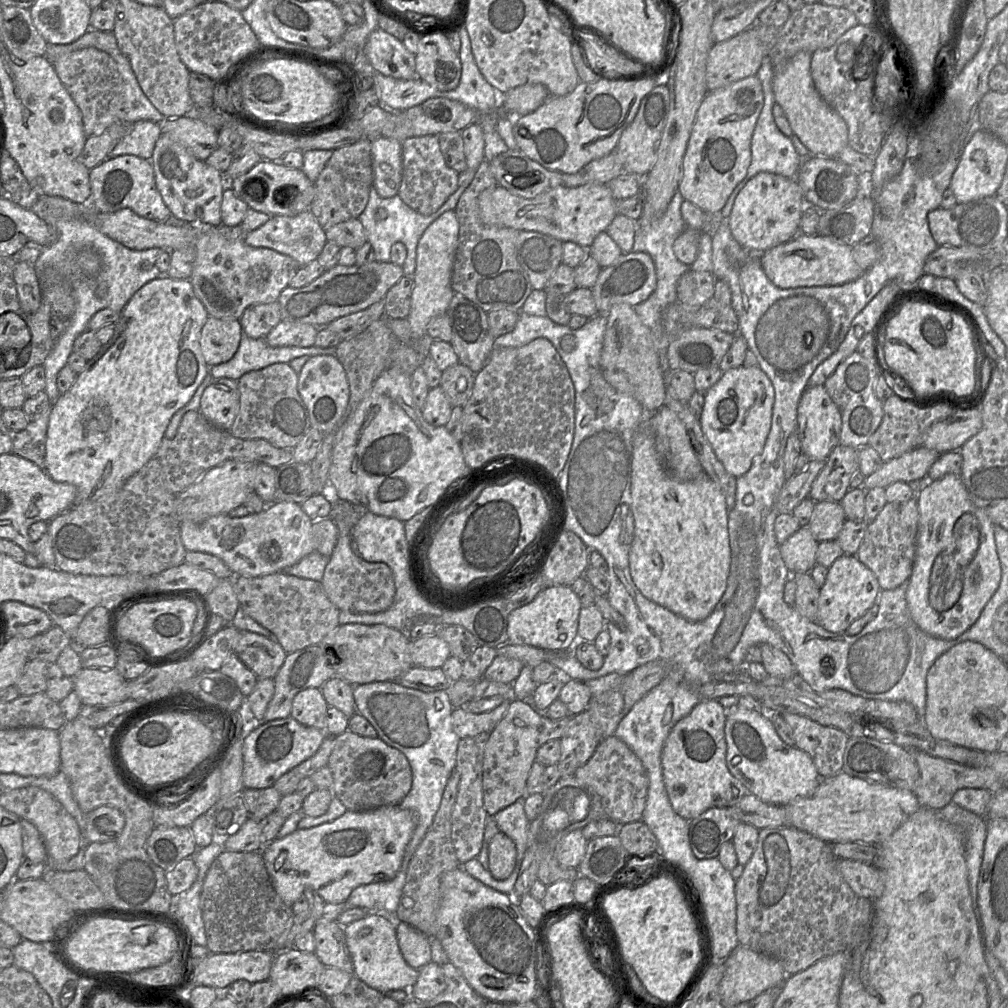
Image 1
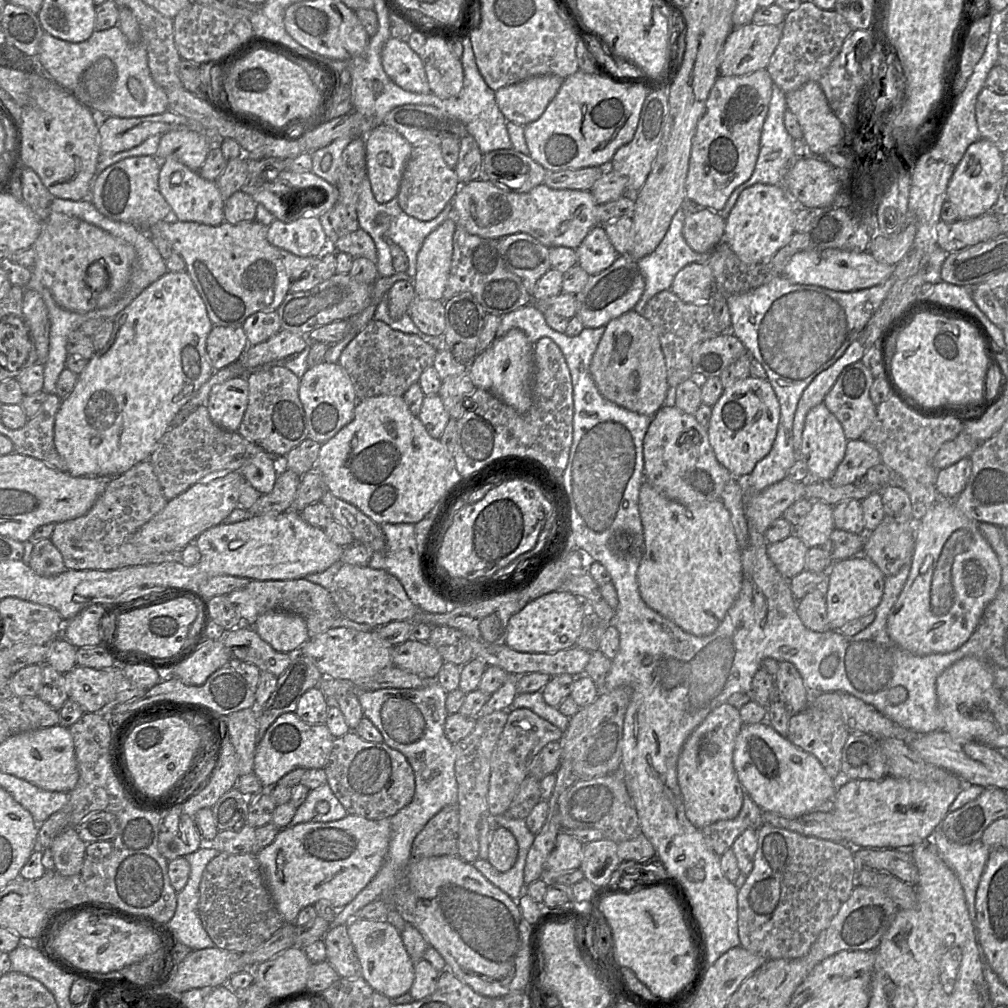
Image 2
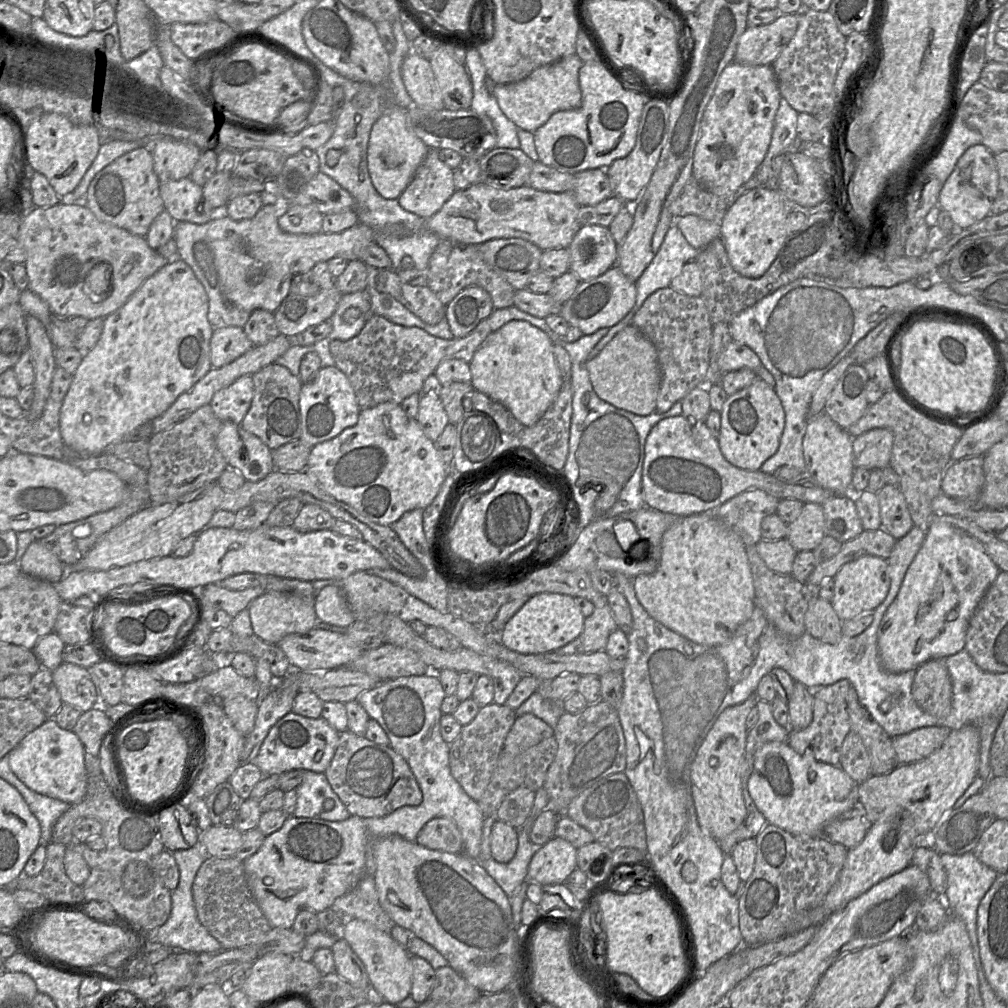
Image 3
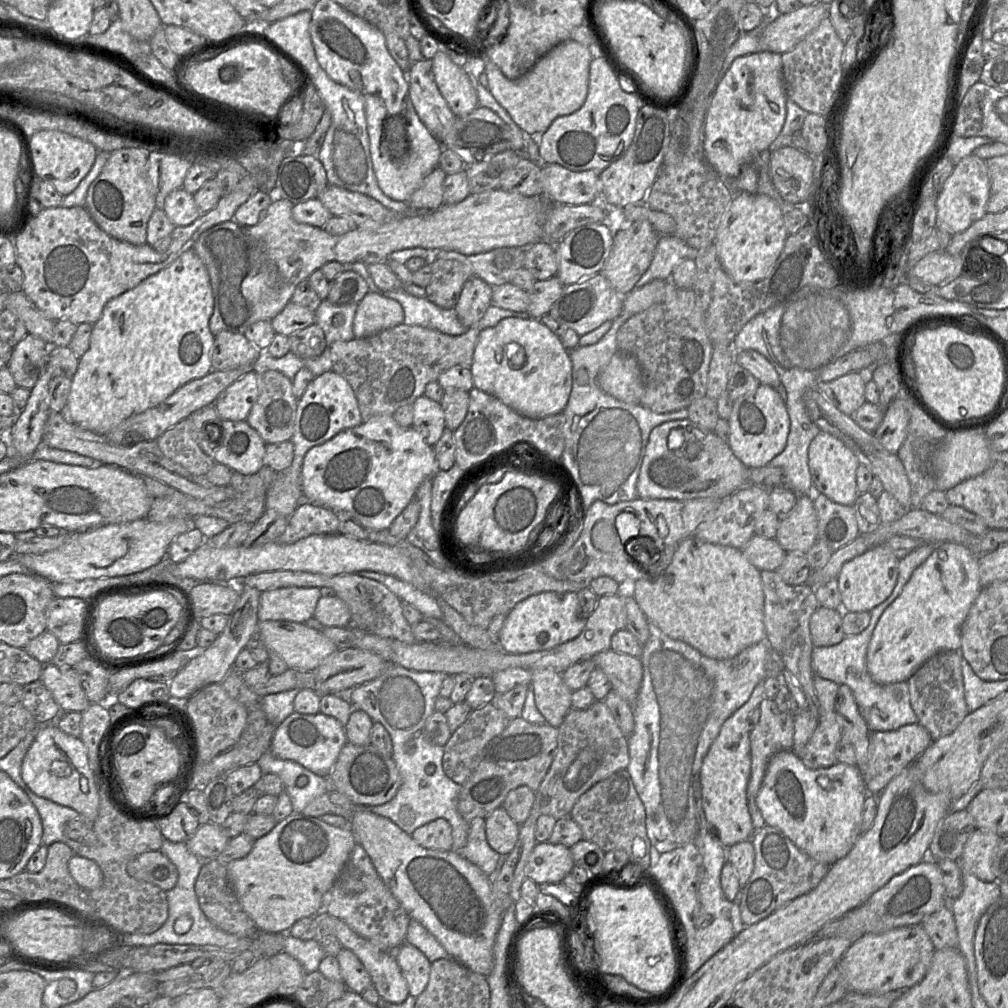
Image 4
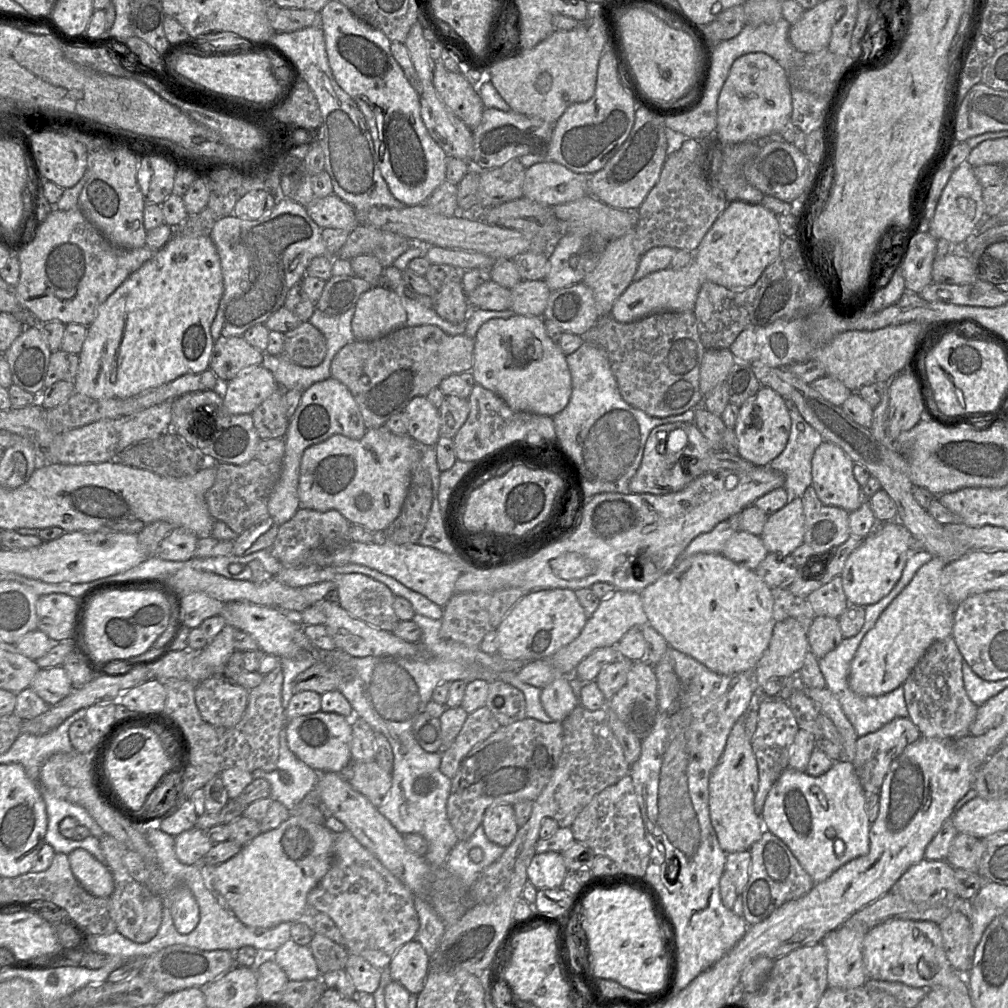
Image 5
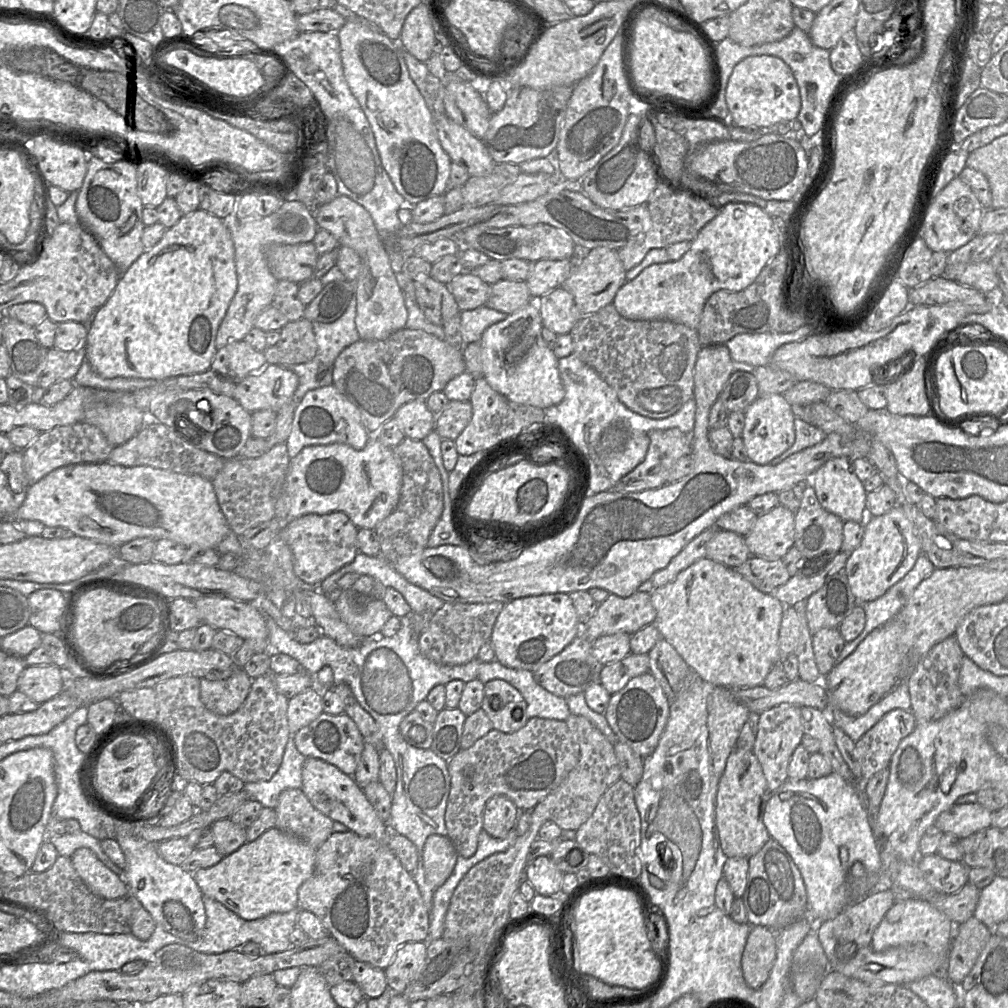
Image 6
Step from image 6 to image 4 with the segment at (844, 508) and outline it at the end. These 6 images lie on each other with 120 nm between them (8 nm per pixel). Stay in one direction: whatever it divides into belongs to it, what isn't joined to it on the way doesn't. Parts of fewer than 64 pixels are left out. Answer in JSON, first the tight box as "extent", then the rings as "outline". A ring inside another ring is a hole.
{"extent":[808,430,859,506],"outline":[[[821,430],[809,445],[808,466],[813,493],[821,493],[838,504],[850,506],[854,504],[859,494],[856,486],[856,470],[859,461],[841,440]]]}

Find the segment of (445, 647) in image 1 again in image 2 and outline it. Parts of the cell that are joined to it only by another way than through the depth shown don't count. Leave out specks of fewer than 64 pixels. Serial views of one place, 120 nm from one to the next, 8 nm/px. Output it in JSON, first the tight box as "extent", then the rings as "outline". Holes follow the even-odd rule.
{"extent":[392,639,443,679],"outline":[[[408,639],[392,648],[392,664],[425,679],[436,679],[443,664],[439,651],[428,641]]]}

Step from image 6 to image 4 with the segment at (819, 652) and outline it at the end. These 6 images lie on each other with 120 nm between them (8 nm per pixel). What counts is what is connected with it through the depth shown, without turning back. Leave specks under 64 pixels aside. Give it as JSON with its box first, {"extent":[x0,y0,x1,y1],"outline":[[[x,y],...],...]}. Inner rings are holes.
{"extent":[809,606,845,647],"outline":[[[819,606],[811,615],[809,628],[815,647],[827,647],[840,643],[845,634],[842,628],[842,609]]]}

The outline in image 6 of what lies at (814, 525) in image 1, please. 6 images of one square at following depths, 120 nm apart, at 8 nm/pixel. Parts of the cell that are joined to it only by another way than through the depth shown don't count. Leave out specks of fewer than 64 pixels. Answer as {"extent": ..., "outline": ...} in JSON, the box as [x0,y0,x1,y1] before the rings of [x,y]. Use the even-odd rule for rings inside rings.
{"extent":[744,504,794,559],"outline":[[[781,504],[759,515],[750,532],[744,536],[751,556],[782,559],[794,545],[794,516]]]}

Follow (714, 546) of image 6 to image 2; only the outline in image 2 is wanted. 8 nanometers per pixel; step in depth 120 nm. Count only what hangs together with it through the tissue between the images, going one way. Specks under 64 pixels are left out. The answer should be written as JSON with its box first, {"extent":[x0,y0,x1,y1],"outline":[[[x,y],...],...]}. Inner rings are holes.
{"extent":[767,531,808,579],"outline":[[[794,531],[785,539],[767,545],[767,554],[778,571],[787,579],[806,570],[808,547]]]}

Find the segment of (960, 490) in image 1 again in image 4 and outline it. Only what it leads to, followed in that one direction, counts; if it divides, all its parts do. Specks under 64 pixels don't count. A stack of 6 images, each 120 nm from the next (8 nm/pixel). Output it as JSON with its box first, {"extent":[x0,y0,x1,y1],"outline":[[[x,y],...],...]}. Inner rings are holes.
{"extent":[866,542,983,685],"outline":[[[957,542],[934,545],[930,556],[912,573],[899,596],[884,610],[873,631],[866,654],[867,670],[874,682],[888,685],[907,681],[930,657],[944,650],[961,651],[961,627],[983,585],[978,555]]]}

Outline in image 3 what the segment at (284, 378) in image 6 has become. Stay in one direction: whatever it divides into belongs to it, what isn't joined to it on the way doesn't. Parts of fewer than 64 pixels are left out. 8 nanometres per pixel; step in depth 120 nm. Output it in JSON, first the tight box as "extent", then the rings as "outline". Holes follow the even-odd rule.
{"extent":[209,375,252,424],"outline":[[[243,375],[229,386],[218,390],[209,405],[221,422],[240,424],[250,408],[252,398],[252,377]]]}

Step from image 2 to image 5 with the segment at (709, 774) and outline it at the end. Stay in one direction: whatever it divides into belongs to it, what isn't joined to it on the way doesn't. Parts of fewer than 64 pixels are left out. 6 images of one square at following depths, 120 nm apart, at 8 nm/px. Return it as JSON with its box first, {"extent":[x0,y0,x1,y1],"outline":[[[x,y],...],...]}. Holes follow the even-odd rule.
{"extent":[709,619,809,854],"outline":[[[796,619],[777,622],[769,645],[753,671],[755,693],[747,712],[758,710],[762,688],[771,677],[798,675],[809,650],[808,631]],[[747,713],[743,714],[733,725],[723,754],[709,778],[710,819],[720,847],[727,854],[749,850],[767,830],[762,813],[758,815],[754,810],[754,798],[758,789],[758,767],[751,741],[745,733],[747,717]]]}

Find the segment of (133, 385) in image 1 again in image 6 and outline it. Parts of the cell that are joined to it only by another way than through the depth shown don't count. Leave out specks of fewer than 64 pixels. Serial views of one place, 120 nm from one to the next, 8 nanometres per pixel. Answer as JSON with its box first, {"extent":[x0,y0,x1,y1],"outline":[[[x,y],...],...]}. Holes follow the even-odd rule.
{"extent":[84,208,237,380],"outline":[[[200,208],[187,215],[183,215],[173,227],[166,230],[165,234],[156,245],[150,249],[145,249],[127,271],[121,274],[112,294],[107,301],[96,310],[88,326],[88,333],[84,345],[85,359],[88,361],[93,371],[102,378],[136,377],[165,380],[167,378],[205,372],[210,369],[212,360],[216,354],[217,331],[237,291],[237,286],[235,248],[231,233],[227,227],[227,221]]]}

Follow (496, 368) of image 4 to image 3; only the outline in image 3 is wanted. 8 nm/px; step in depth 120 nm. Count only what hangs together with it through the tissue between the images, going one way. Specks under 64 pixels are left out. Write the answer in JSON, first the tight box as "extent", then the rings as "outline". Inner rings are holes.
{"extent":[469,321,562,426],"outline":[[[527,321],[507,322],[485,338],[469,362],[472,386],[502,404],[521,424],[533,426],[555,401],[562,386],[553,344],[544,331]]]}

